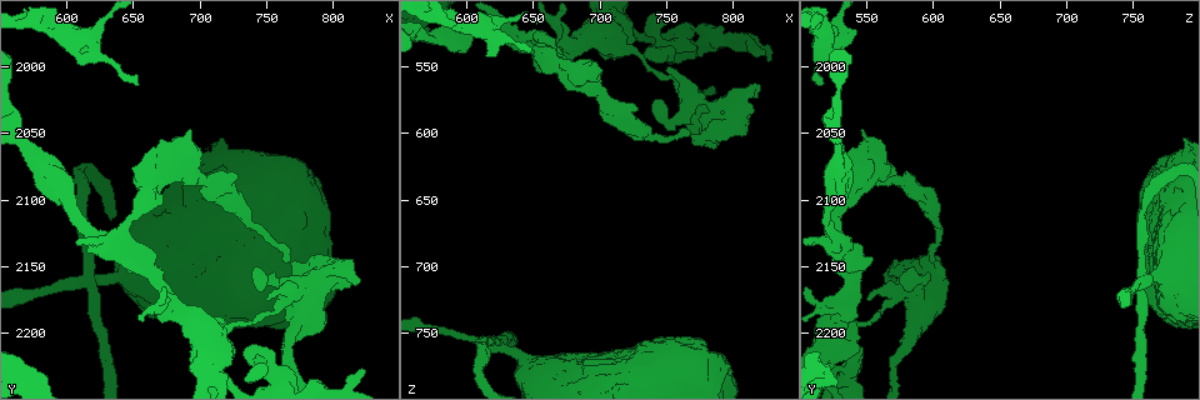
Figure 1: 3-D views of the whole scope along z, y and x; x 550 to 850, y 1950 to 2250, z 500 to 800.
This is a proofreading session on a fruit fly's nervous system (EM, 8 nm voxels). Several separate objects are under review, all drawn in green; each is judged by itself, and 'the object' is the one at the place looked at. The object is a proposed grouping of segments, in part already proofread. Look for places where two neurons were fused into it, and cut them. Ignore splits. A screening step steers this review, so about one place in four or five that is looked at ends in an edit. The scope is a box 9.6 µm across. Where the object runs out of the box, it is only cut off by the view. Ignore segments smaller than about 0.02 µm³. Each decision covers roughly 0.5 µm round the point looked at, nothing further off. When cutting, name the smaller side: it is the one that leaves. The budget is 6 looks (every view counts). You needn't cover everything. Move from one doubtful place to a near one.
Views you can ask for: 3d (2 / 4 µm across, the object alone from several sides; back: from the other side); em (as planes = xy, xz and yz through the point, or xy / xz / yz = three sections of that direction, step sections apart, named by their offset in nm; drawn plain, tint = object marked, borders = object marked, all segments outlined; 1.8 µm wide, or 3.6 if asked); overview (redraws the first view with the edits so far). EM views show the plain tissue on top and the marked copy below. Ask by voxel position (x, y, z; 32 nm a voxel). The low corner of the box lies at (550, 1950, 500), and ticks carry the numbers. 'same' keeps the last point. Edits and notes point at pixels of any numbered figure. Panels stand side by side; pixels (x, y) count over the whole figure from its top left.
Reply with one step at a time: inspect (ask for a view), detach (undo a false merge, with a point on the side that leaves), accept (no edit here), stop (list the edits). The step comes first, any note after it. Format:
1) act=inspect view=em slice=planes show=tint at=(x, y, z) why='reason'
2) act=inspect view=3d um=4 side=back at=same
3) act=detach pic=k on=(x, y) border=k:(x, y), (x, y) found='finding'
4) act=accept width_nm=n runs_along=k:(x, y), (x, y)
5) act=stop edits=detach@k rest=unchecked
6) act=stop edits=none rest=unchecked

act=inspect view=em slice=planes show=tint at=(618, 2160, 760) why='thick turns thin'

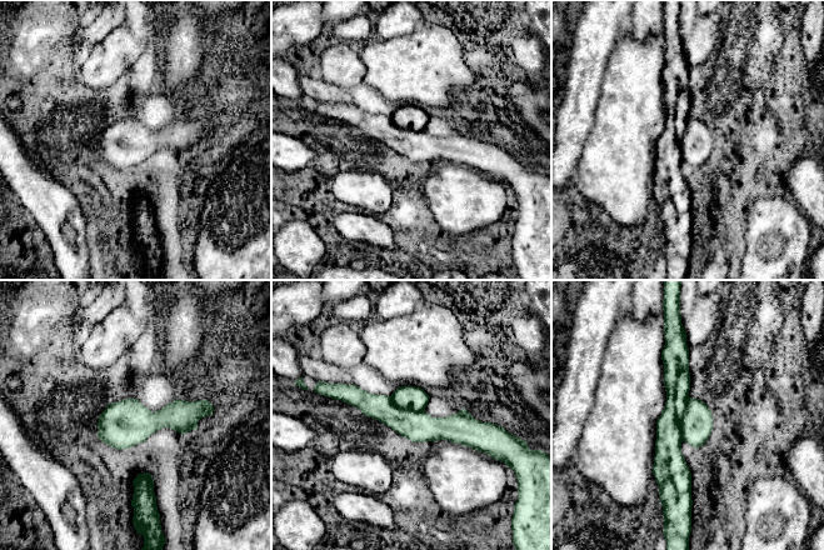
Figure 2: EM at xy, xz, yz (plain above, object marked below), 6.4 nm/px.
act=detach pic=2 on=(668, 446) width_nm=280 part_leaving=2:(678, 346), (670, 471), (688, 495) found='two neurons meet here'

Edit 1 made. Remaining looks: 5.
act=inspect view=overview why='redraw'

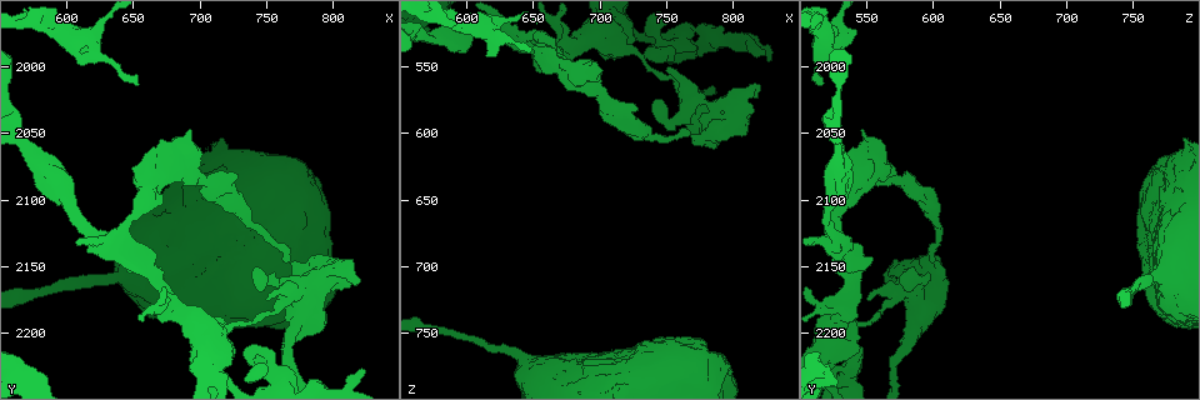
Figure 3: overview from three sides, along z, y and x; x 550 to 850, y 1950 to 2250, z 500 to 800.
act=inspect view=em um=3.6 slice=xz step=16 show=borders at=(712, 2208, 532) why='sudden change in width'

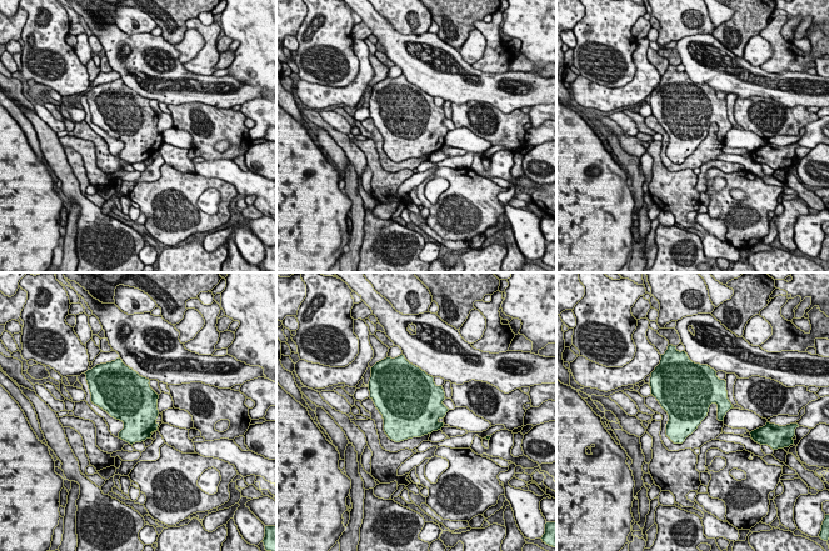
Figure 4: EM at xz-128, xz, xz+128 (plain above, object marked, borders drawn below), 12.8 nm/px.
act=accept found='all the same neuron'

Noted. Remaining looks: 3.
act=inspect view=3d um=4 at=(640, 2132, 532) why='abrupt turn'

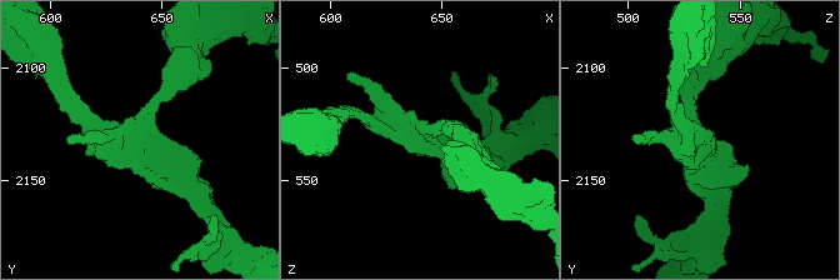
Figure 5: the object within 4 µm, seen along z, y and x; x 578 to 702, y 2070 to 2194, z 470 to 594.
act=inspect view=em slice=planes show=tint at=(640, 2133, 534) arms=3 arm_widths_nm=180,260,380

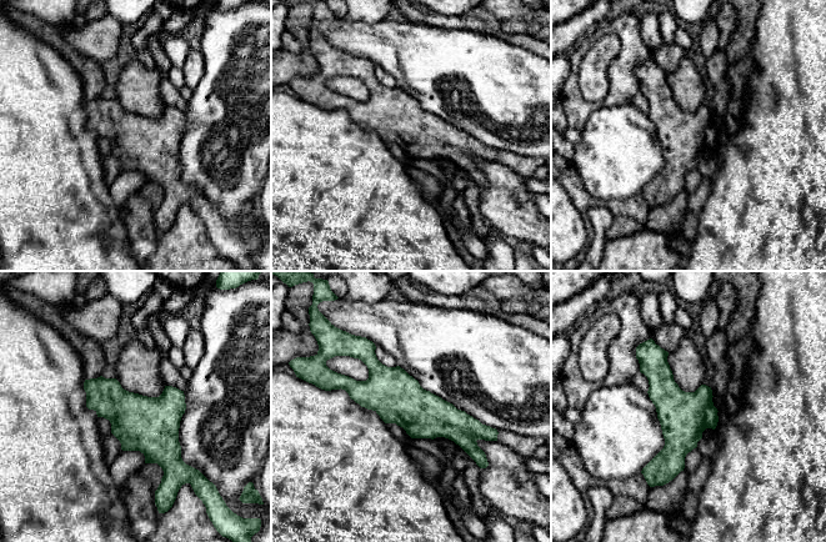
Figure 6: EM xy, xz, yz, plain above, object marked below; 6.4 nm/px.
act=accept runs_along=6:(341, 385), (484, 430) found='all the same neuron'

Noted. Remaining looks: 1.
act=stop edits=detach@2 rest=unchecked

